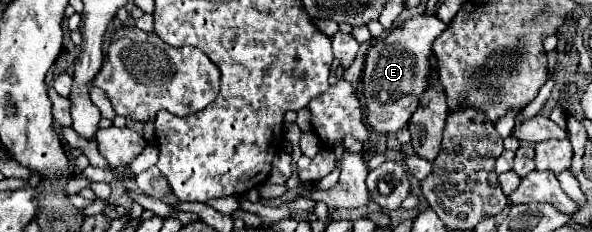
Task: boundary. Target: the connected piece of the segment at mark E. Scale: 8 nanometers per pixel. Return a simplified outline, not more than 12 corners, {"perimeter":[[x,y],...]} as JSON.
{"perimeter":[[414,16],[368,50],[364,106],[374,132],[408,126],[432,86],[446,28]]}

